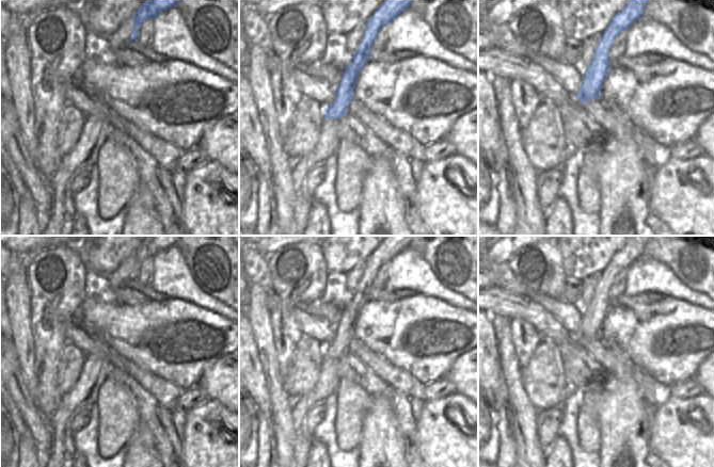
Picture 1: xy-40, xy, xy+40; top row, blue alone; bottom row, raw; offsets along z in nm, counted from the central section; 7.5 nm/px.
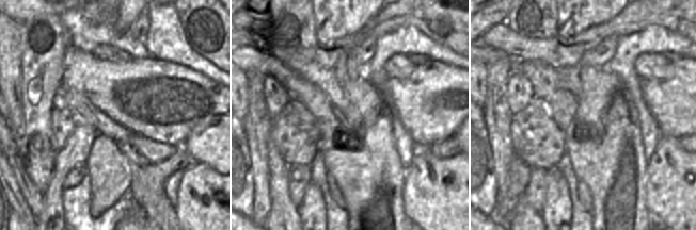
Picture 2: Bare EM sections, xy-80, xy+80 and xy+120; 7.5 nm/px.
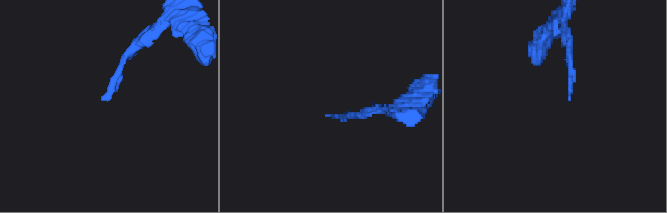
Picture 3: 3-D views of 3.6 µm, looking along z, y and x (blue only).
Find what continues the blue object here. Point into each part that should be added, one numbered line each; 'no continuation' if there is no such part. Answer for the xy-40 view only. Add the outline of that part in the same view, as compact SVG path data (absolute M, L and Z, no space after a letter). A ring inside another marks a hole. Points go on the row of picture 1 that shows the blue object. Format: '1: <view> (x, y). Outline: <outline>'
no continuation

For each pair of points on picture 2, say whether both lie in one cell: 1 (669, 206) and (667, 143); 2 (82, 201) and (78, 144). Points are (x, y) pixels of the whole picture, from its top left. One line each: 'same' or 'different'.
1: same
2: different

